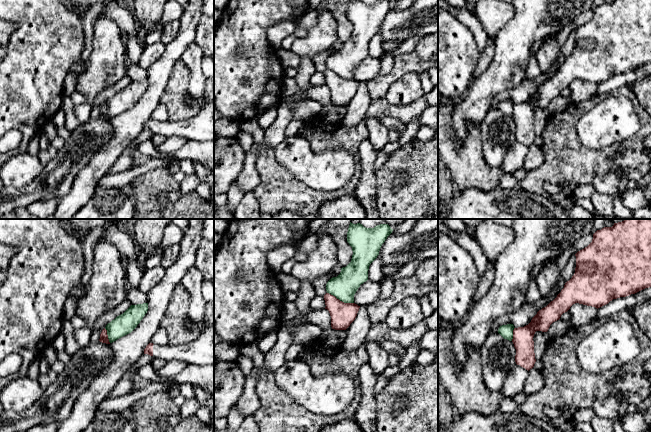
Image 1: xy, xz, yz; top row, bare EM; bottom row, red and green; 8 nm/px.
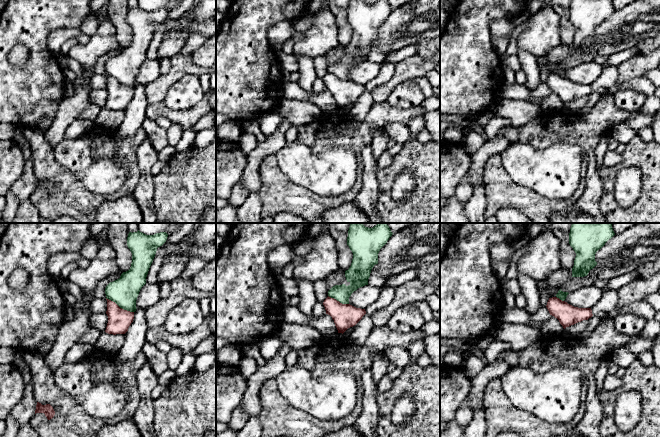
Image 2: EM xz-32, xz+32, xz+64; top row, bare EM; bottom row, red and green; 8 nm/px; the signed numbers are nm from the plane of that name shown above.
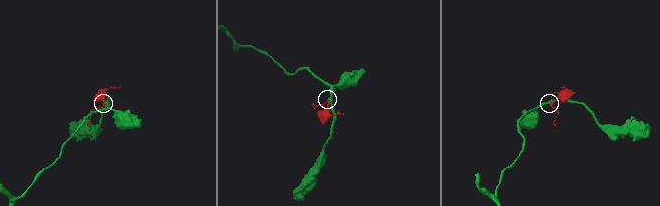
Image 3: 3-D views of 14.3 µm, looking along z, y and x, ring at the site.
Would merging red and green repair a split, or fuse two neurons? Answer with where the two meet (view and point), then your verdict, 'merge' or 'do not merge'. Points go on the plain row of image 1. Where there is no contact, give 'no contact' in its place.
xz (339, 76) | do not merge

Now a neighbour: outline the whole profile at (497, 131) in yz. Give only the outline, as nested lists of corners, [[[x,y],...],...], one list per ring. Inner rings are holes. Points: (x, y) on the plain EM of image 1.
[[[498,108],[491,109],[480,124],[480,138],[483,156],[492,167],[499,167],[510,146],[516,141],[516,125],[512,117],[504,115]]]

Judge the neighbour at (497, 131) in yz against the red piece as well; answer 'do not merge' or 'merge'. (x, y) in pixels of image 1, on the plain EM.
do not merge

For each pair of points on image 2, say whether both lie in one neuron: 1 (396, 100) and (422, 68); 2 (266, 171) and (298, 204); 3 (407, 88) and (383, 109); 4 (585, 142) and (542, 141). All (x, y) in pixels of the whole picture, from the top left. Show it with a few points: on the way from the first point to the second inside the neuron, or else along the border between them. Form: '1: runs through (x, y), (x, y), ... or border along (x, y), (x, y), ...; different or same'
1: border along (414, 78), (401, 82), (392, 90); different
2: runs through (273, 179), (290, 196); same
3: border along (387, 100), (395, 108), (403, 110), (412, 108); different
4: runs through (574, 135), (553, 135); same

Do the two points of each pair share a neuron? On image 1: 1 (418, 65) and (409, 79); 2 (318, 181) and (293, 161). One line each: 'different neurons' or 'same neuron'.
1: different neurons
2: same neuron

